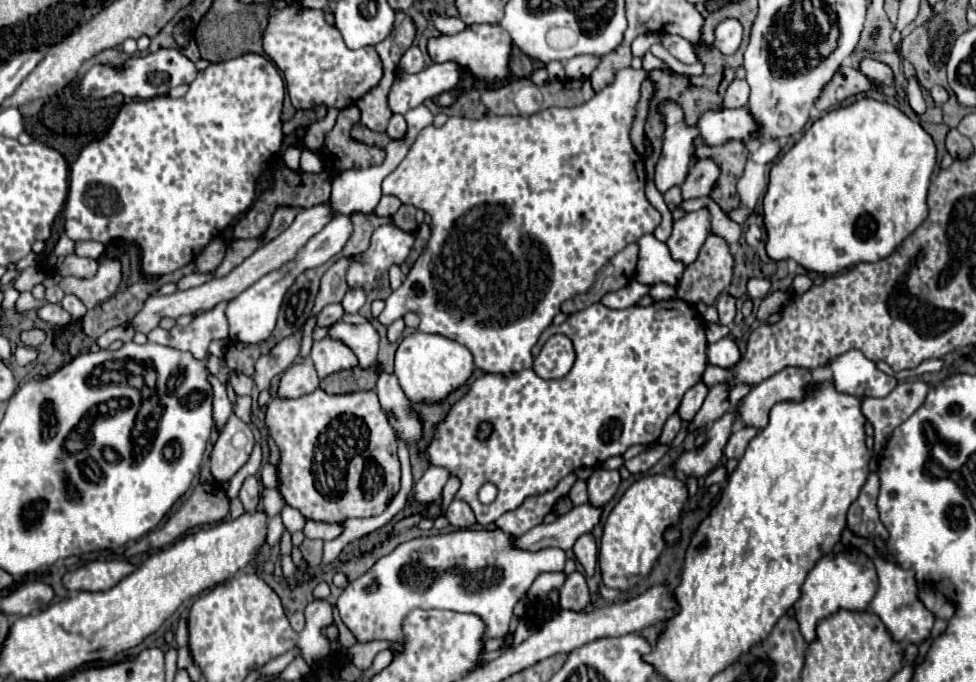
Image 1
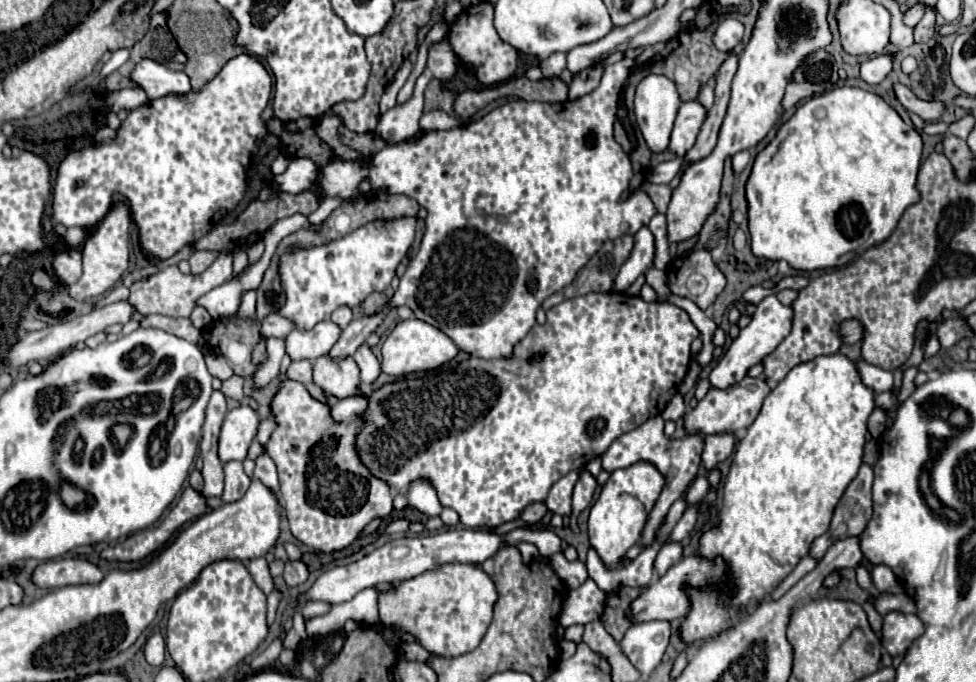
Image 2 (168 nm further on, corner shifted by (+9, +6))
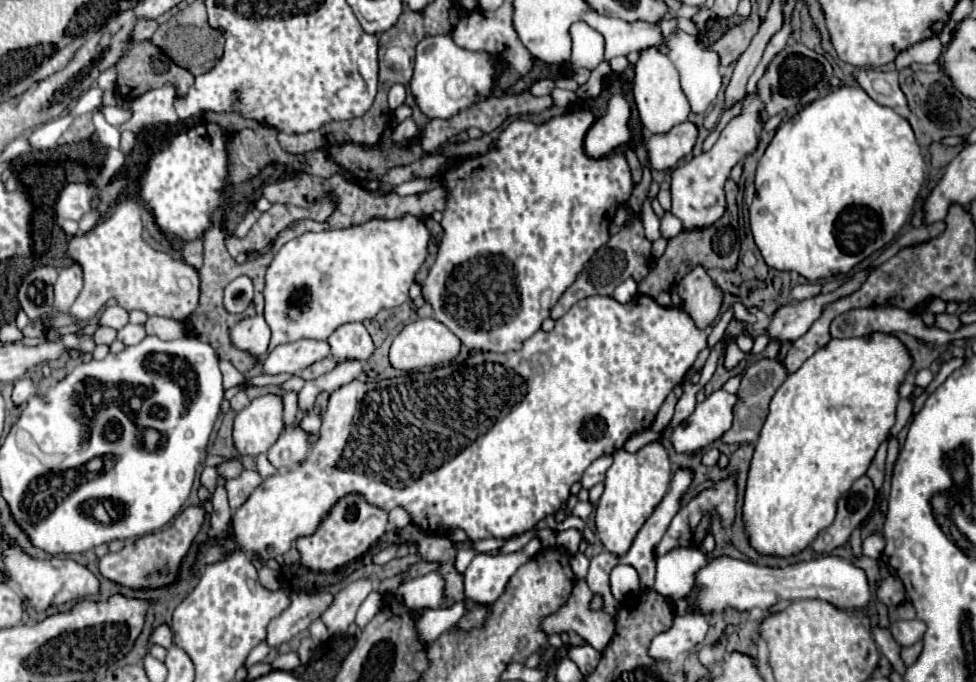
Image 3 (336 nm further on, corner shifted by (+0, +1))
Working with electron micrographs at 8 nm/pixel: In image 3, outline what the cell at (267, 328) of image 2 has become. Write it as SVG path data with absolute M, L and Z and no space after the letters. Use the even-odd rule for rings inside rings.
M255 315L251 319L243 319L239 321L233 329L231 329L231 339L233 343L241 349L241 351L249 351L255 357L263 359L265 357L265 349L269 345L271 339L271 329L269 325L263 321L261 315Z

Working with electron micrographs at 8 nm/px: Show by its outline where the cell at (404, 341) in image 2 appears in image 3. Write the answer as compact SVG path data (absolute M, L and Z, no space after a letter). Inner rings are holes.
M427 317L427 319L417 319L401 329L401 333L393 339L389 361L395 369L415 371L423 367L437 367L441 363L449 363L459 355L459 349L461 349L461 341L443 323L435 321L433 317Z

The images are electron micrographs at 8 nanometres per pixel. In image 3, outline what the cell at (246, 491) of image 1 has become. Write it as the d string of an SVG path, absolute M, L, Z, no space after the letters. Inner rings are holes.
M245 469L239 477L227 481L227 493L229 493L229 505L231 509L237 509L247 501L247 497L263 483L261 475L257 471Z

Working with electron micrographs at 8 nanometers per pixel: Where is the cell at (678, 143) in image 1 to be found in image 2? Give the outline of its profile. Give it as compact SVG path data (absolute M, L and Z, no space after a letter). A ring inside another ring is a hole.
M648 74L638 82L636 94L634 94L634 114L636 114L638 128L642 130L642 136L644 136L646 144L652 152L664 152L666 150L666 144L670 142L670 132L672 132L674 118L676 118L680 104L682 102L680 102L676 84L672 80L668 80L666 76Z

